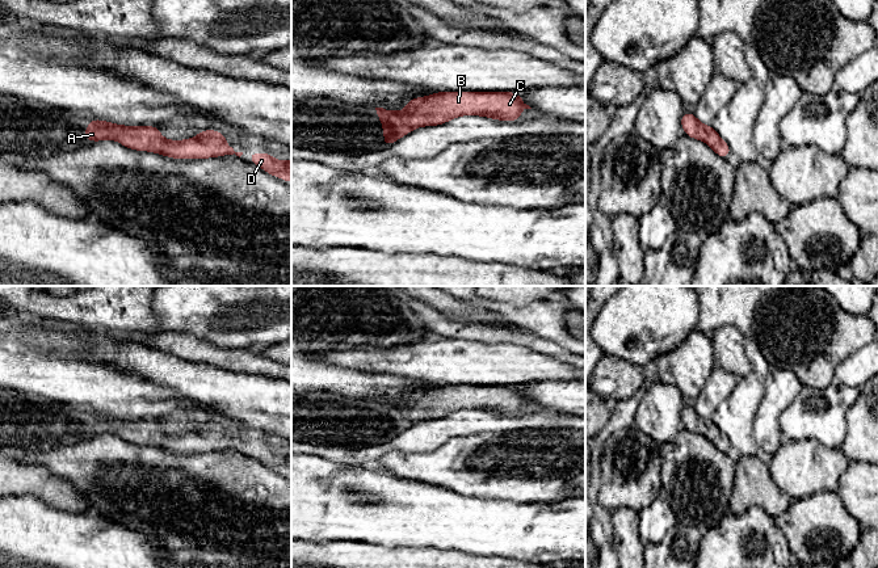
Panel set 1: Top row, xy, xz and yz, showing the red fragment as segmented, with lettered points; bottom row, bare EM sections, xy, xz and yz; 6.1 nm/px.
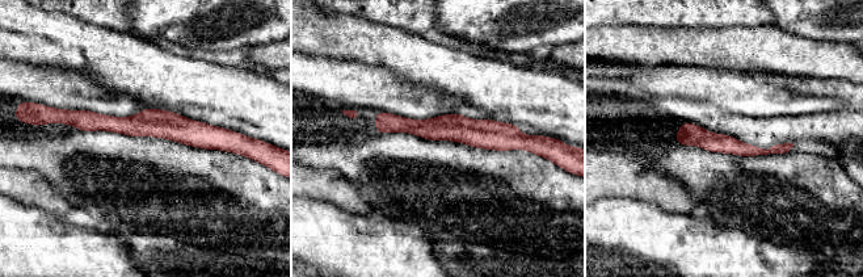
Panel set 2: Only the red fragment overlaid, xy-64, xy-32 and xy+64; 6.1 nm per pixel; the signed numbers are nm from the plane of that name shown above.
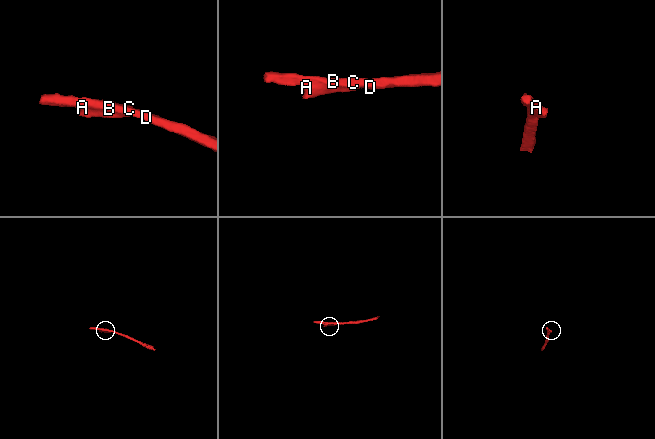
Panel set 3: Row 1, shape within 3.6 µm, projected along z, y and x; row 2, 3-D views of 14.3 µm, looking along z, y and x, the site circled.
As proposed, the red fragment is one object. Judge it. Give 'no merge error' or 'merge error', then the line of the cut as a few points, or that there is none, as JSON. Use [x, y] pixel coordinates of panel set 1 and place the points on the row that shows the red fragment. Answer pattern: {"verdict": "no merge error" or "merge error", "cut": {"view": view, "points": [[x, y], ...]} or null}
{"verdict": "no merge error", "cut": null}

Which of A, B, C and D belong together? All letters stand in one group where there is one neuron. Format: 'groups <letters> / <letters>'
groups A B C D

